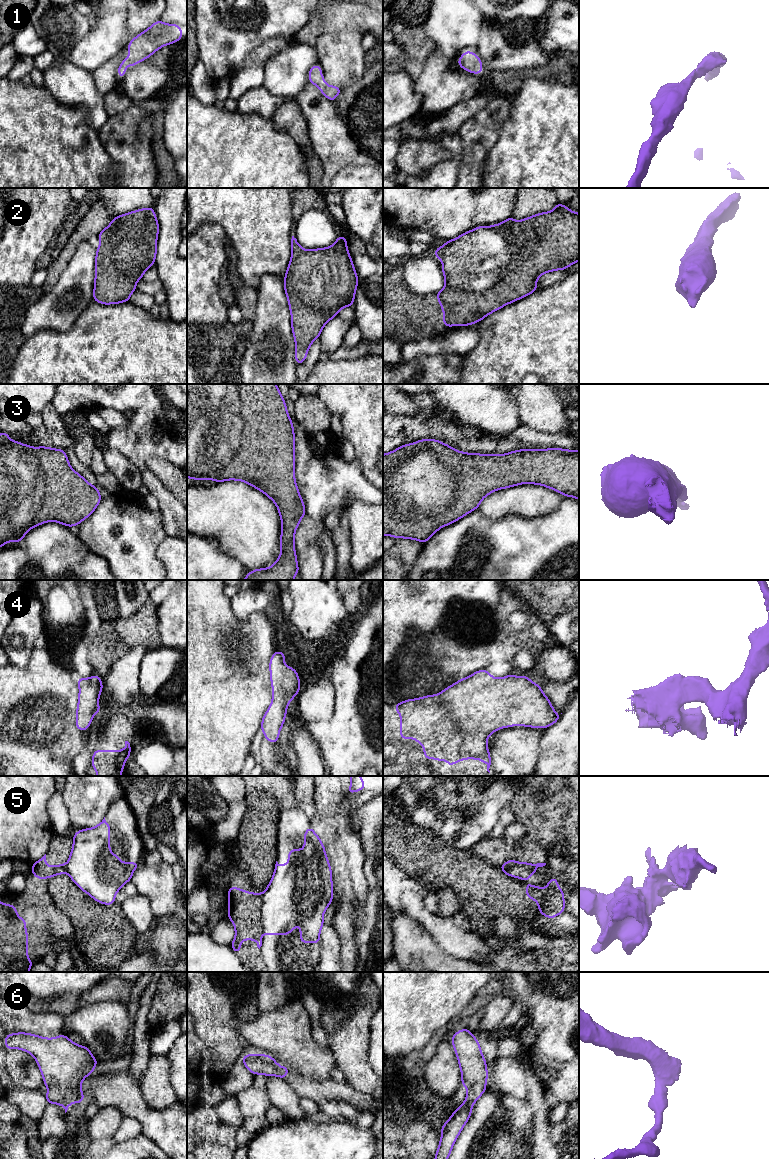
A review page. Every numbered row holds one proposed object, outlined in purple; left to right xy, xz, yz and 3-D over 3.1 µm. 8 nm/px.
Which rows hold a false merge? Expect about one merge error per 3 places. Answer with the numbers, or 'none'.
5

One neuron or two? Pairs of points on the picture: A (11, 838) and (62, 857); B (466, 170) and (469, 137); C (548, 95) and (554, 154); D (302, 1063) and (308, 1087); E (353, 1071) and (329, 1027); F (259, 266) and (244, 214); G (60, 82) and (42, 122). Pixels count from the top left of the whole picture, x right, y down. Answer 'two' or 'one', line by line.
A: two
B: one
C: one
D: two
E: two
F: one
G: two

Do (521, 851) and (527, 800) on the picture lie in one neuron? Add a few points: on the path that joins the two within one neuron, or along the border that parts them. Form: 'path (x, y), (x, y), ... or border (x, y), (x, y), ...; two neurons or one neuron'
path (534, 838), (541, 831), (540, 813); one neuron

